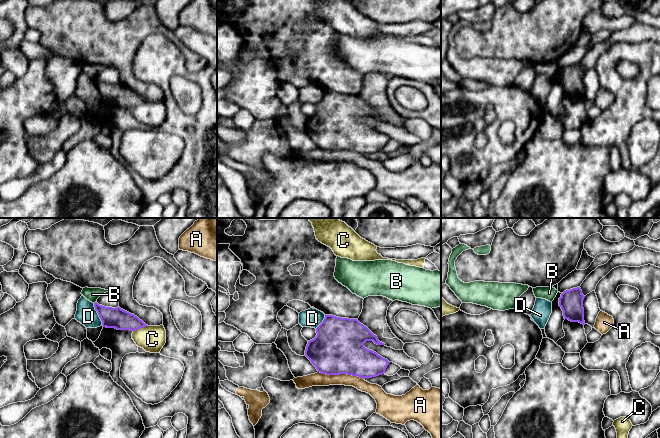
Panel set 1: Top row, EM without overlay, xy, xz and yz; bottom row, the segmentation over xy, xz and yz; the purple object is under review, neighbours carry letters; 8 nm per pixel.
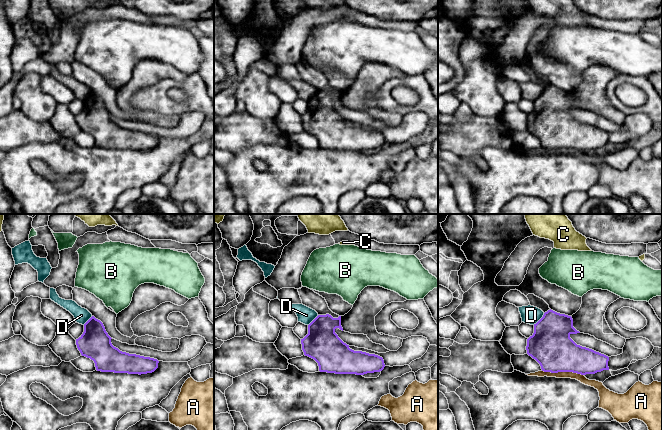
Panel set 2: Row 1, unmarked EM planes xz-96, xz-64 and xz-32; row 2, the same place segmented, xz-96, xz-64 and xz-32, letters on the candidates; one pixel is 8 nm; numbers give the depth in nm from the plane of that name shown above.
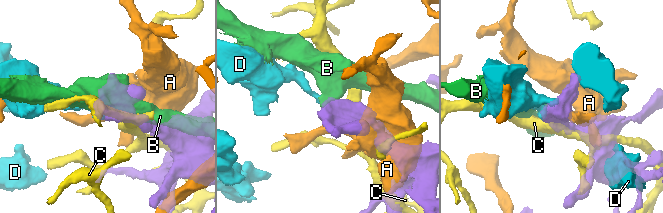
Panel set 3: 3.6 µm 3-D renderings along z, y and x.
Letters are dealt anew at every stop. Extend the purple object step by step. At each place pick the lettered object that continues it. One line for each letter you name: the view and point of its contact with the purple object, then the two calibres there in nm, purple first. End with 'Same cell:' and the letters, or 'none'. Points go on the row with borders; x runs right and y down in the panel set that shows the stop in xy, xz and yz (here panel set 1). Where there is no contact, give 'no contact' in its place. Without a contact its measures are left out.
Same cell: none

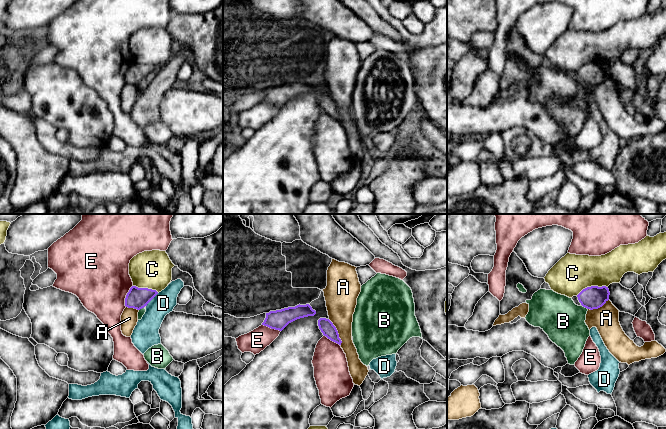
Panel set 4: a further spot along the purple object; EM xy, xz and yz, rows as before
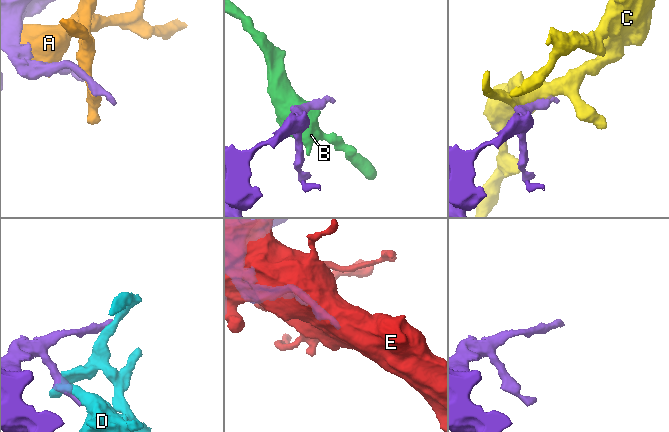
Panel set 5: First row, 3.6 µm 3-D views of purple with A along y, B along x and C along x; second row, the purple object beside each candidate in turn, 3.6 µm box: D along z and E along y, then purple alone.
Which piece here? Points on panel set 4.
Same cell: none

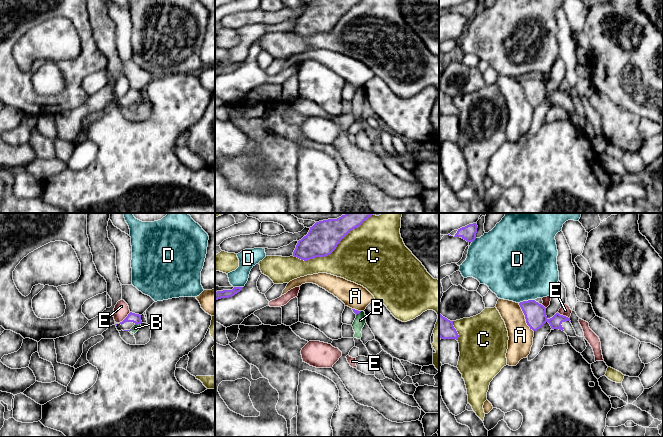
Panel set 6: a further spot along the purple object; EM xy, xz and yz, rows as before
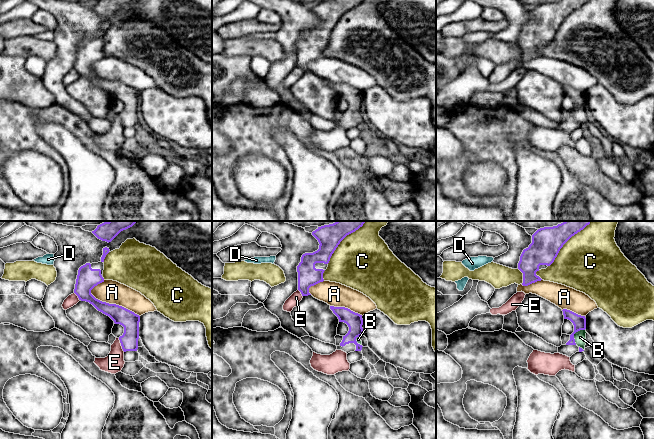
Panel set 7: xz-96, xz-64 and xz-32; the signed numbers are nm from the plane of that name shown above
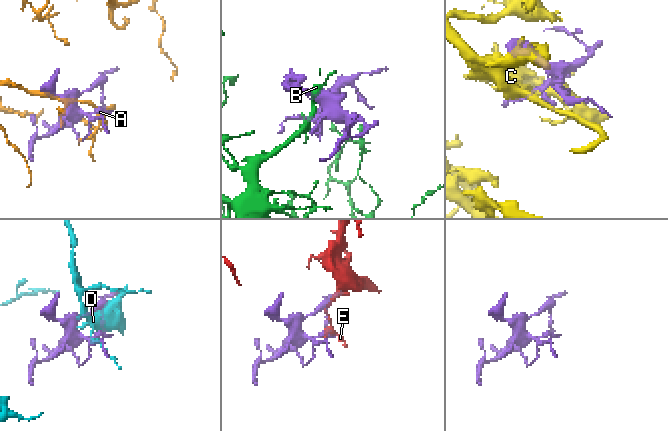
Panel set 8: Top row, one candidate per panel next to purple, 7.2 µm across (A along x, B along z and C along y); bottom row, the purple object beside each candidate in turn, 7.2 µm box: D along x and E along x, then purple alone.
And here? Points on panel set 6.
Same cell: none

